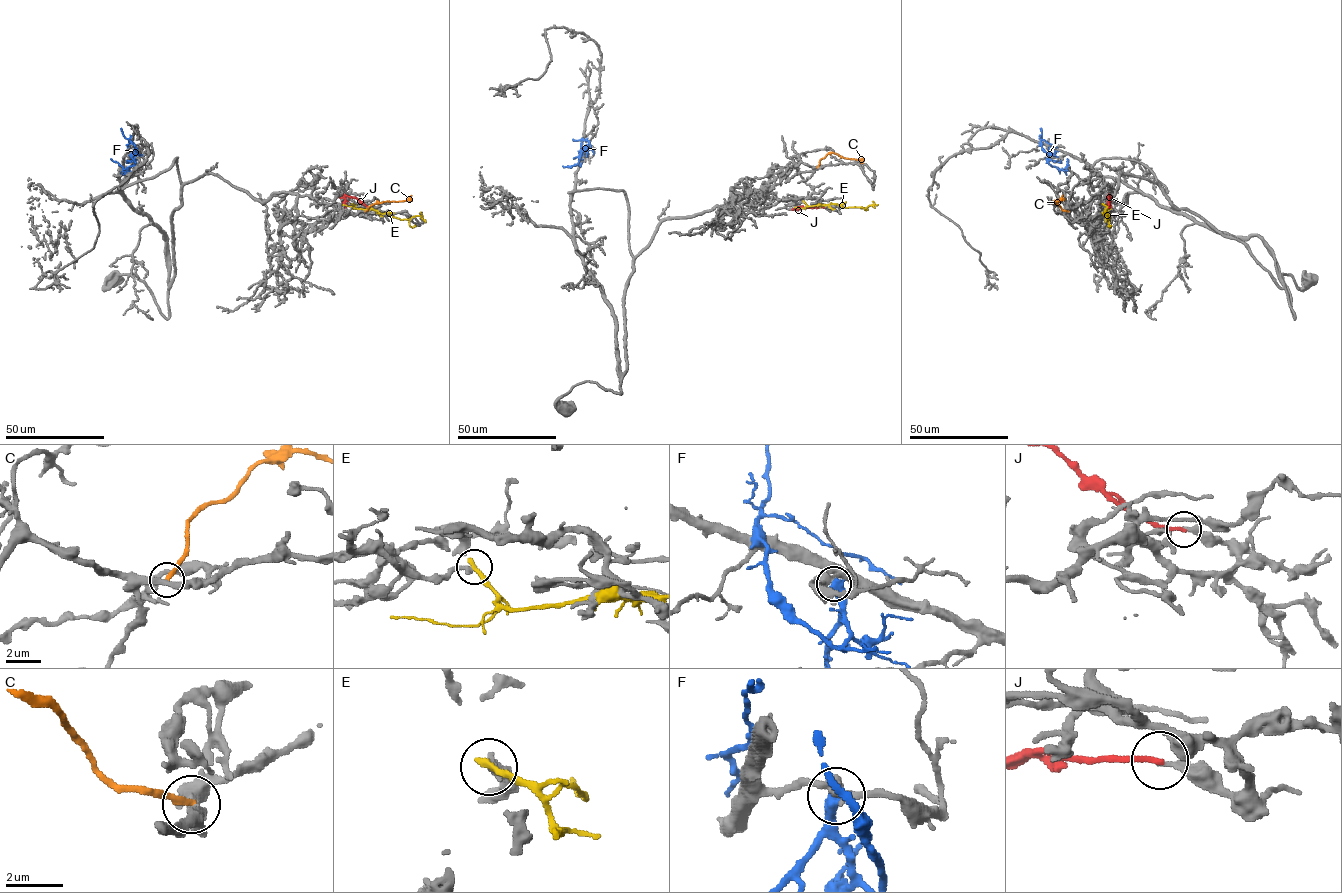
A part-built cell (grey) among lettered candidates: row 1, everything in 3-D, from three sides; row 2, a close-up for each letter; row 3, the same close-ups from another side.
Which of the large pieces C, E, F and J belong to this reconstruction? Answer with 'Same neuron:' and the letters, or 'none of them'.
Same neuron: J

